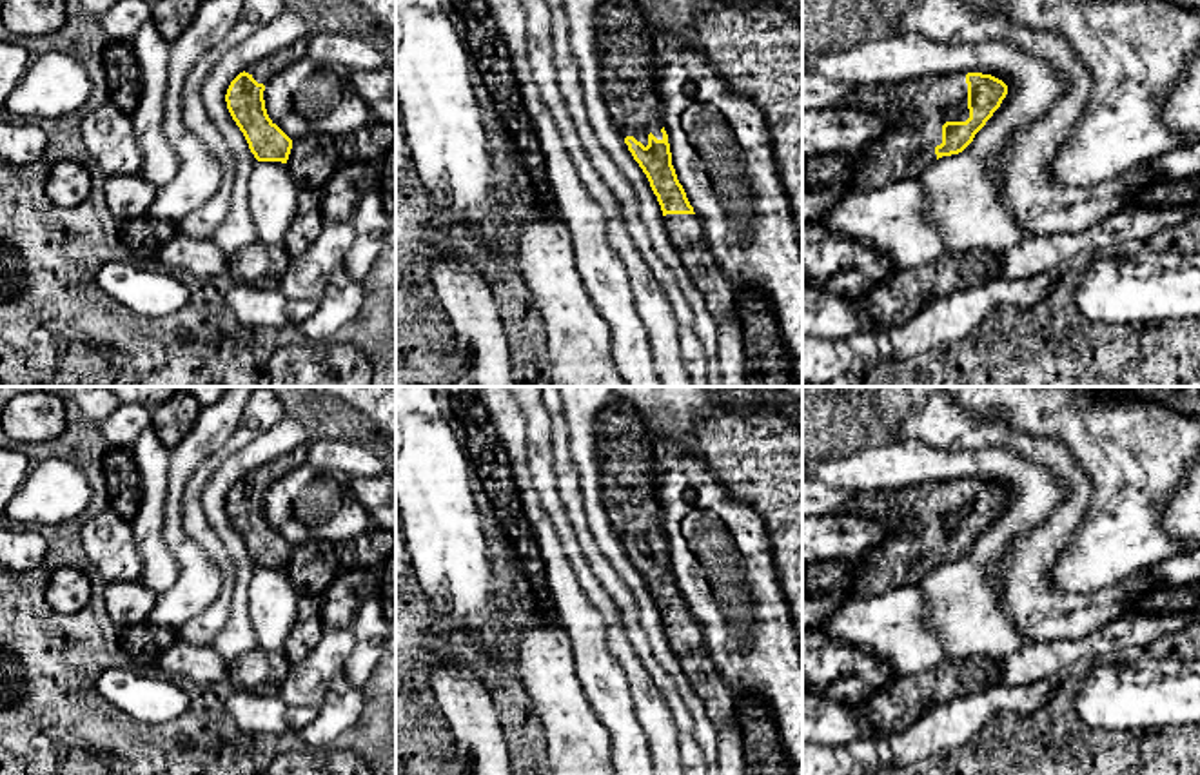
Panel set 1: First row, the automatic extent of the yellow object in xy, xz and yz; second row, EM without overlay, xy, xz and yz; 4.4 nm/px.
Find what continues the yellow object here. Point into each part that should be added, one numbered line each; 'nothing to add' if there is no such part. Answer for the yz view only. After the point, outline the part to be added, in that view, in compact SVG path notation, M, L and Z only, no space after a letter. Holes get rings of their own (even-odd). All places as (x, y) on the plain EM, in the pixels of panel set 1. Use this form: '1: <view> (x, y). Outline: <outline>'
1: yz (919, 514). Outline: M966 479L855 494L848 510L891 526L877 546L848 561L851 570L864 581L897 586L915 586L937 568L946 528L969 525Z

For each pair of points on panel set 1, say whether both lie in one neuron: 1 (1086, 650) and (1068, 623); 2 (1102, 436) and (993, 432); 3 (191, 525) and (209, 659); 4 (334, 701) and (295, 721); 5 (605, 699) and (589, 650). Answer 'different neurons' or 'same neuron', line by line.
1: different neurons
2: different neurons
3: different neurons
4: different neurons
5: same neuron

